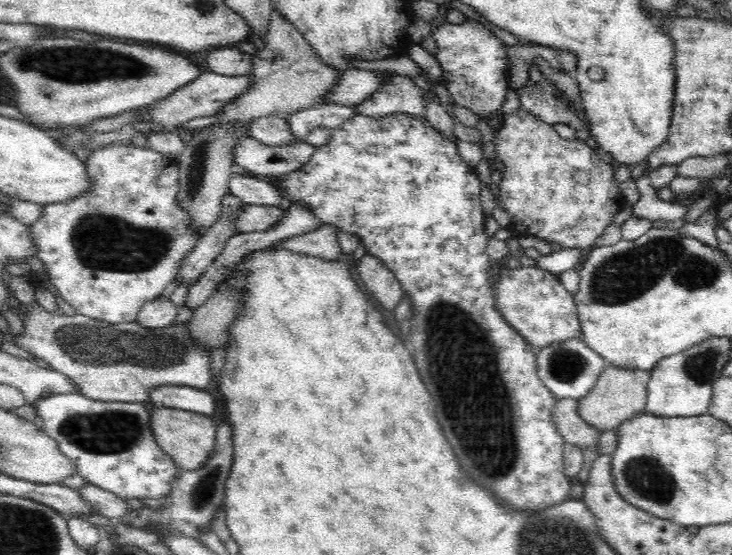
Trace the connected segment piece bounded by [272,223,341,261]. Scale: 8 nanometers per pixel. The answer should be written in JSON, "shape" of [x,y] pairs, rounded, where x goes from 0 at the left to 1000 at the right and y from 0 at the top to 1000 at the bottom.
{"shape":[[[441,402],[432,414],[372,440],[372,449],[396,449],[402,456],[426,459],[445,470],[462,468],[466,450],[459,418],[462,409]]]}

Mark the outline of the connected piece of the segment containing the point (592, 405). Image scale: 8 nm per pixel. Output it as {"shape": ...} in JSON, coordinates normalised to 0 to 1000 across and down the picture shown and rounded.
{"shape":[[[829,656],[820,672],[809,703],[796,714],[790,726],[790,746],[795,759],[801,759],[813,775],[825,780],[842,775],[855,757],[863,753],[869,744],[880,744],[884,730],[884,695],[889,668],[855,667],[844,659]]]}

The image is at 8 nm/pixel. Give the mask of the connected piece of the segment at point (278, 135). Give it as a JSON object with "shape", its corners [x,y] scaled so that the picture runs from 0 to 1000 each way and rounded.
{"shape":[[[361,207],[348,213],[339,227],[339,243],[369,263],[407,254],[407,247],[396,236],[388,209]]]}

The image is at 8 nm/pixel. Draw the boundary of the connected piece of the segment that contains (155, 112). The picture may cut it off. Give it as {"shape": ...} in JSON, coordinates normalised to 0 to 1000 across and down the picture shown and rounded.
{"shape":[[[280,123],[279,126],[264,148],[260,148],[255,155],[249,155],[249,160],[236,166],[230,177],[216,180],[216,184],[210,184],[205,191],[197,191],[202,195],[202,202],[197,209],[193,209],[186,222],[208,218],[210,222],[219,222],[227,236],[235,236],[238,231],[243,231],[246,222],[254,220],[255,216],[290,211],[292,205],[298,205],[309,187],[314,187],[320,177],[331,173],[333,166],[343,159],[343,141],[337,141],[336,135],[305,137]]]}

